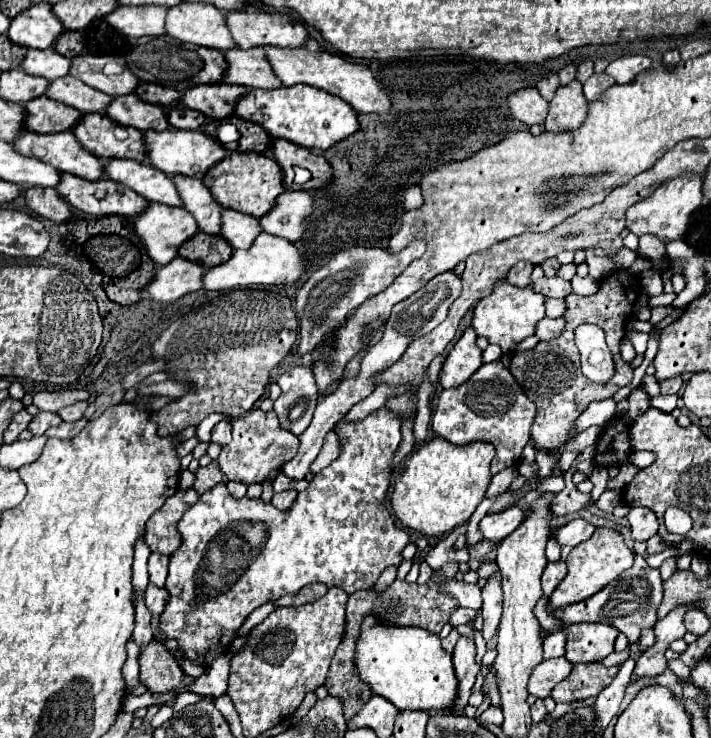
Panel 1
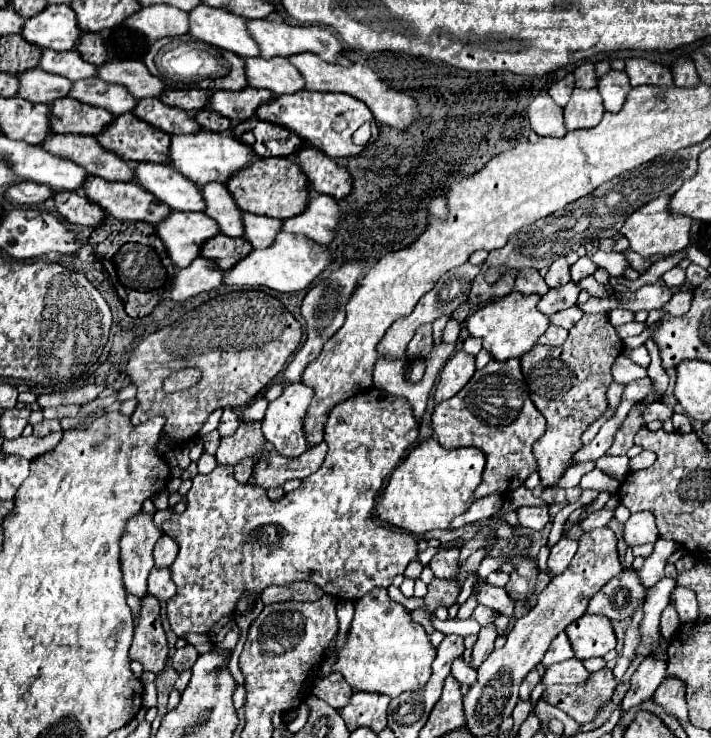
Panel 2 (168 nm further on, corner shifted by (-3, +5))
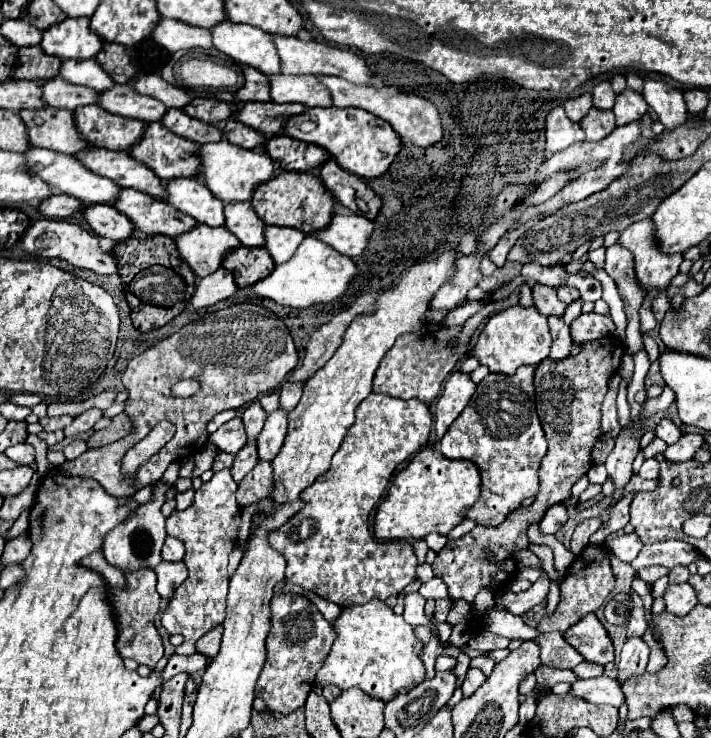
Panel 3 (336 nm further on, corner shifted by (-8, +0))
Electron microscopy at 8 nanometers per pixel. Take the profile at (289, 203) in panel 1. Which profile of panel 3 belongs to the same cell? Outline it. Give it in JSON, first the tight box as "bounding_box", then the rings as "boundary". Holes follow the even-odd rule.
{"bounding_box":[315,214,373,258],"boundary":[[[333,214],[331,224],[323,232],[315,232],[317,238],[333,246],[337,252],[357,258],[363,254],[371,240],[373,222],[359,214]]]}

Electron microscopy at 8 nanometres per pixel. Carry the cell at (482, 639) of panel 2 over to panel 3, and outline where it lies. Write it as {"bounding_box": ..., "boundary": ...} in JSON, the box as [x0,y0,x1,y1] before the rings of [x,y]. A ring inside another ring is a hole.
{"bounding_box":[461,668,485,698],"boundary":[[[469,668],[467,676],[465,676],[465,682],[461,686],[461,692],[463,692],[463,698],[469,698],[471,694],[475,694],[475,690],[485,682],[485,674],[479,670],[479,668]]]}

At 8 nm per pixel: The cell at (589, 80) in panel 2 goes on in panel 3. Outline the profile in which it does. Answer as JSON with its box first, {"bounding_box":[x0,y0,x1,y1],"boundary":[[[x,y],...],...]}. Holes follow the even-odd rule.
{"bounding_box":[593,82,615,110],"boundary":[[[599,82],[593,88],[593,106],[599,110],[611,110],[615,106],[615,92],[609,82]]]}

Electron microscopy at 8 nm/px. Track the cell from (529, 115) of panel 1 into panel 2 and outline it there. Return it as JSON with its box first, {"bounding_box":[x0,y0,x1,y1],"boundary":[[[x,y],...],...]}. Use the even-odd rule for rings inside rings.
{"bounding_box":[528,91,566,137],"boundary":[[[546,91],[538,93],[530,101],[528,119],[530,119],[530,127],[542,137],[544,135],[550,135],[550,137],[566,135],[566,127],[562,121],[562,107],[558,107]]]}

